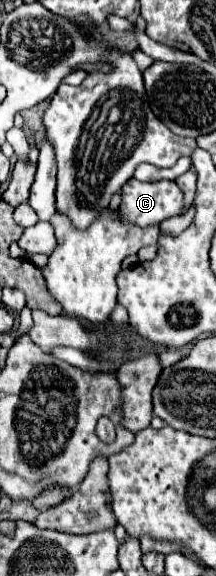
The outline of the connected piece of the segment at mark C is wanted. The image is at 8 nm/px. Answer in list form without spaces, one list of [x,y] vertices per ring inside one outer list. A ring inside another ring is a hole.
[[[128,179],[120,191],[120,197],[122,203],[118,207],[118,217],[130,225],[148,227],[158,225],[168,217],[184,215],[184,193],[170,179]]]

